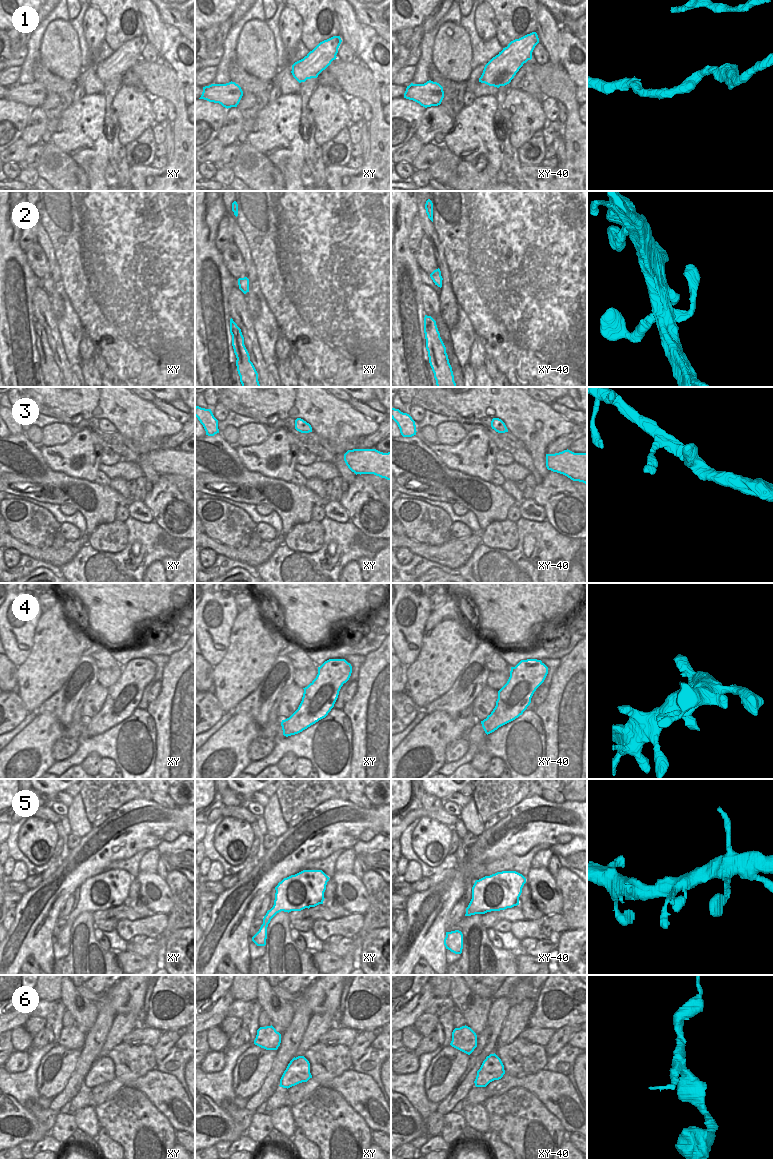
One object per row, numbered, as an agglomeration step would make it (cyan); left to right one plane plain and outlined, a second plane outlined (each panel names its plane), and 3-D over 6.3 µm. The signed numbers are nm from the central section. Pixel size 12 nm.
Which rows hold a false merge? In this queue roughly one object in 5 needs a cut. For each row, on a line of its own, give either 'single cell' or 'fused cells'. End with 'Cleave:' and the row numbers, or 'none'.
1: single cell
2: single cell
3: single cell
4: single cell
5: single cell
6: single cell
Cleave: none

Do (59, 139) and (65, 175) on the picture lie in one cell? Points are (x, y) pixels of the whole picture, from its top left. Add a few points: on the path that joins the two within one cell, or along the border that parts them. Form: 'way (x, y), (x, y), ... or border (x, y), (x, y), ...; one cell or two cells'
border (51, 141), (79, 165); two cells

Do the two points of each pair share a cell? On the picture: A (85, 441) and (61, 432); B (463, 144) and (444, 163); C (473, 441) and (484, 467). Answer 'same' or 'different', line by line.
A: different
B: different
C: same

